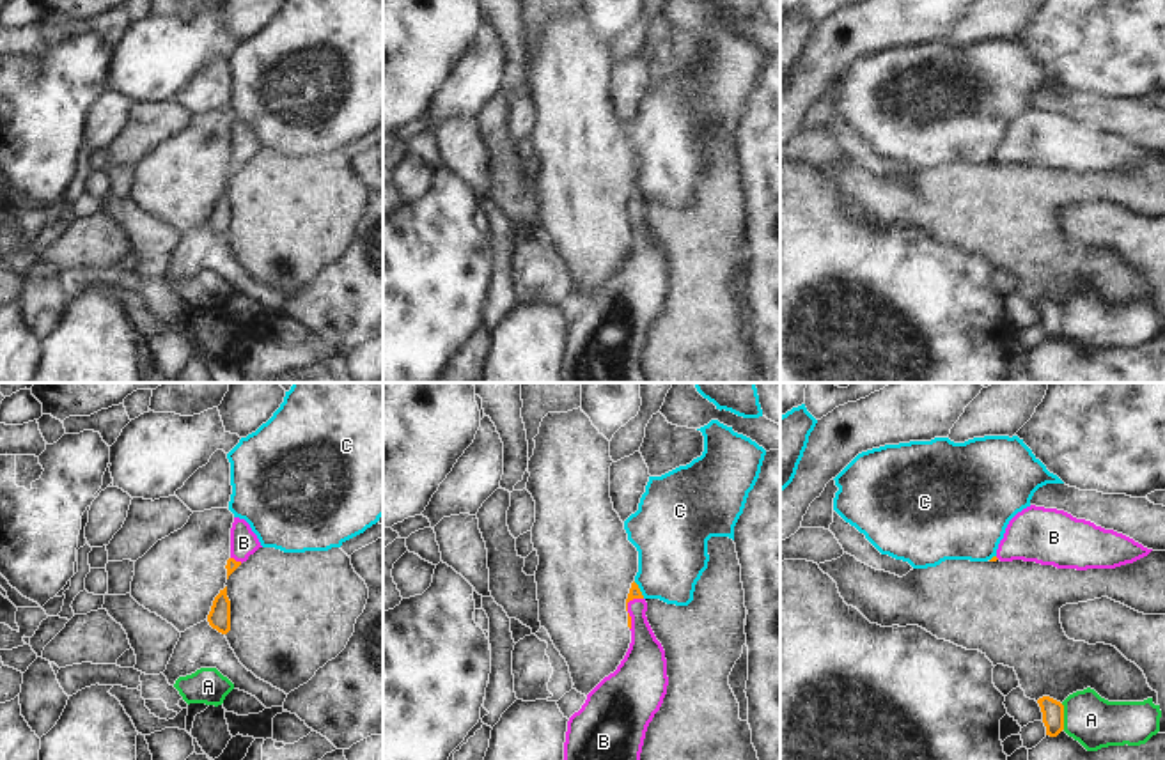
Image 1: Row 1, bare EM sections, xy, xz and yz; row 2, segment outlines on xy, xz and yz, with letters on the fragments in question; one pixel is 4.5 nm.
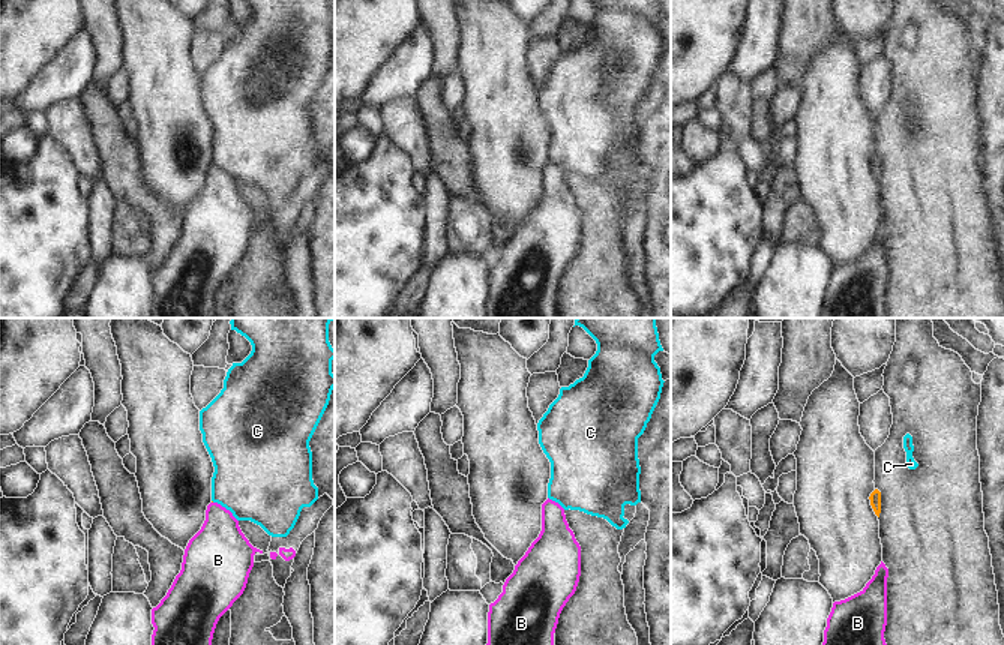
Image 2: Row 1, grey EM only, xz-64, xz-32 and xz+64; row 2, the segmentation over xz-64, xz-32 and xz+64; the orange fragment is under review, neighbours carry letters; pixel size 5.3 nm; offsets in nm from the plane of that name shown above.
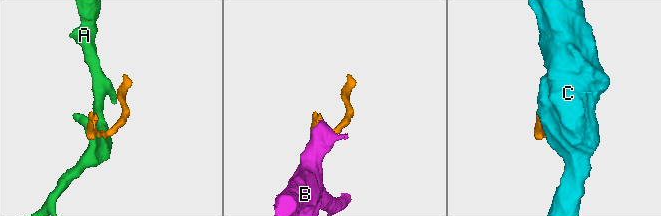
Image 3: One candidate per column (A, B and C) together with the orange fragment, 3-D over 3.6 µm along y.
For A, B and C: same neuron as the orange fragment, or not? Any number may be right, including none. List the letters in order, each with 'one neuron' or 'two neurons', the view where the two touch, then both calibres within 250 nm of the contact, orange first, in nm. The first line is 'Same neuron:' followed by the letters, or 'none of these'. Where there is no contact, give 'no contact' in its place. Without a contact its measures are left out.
Same neuron: B
A: two neurons; contact in yz; calibres 100 and 220 nm
B: one neuron; contact in xz; calibres 50 and 190 nm
C: two neurons; contact in xz; calibres 50 and 320 nm

